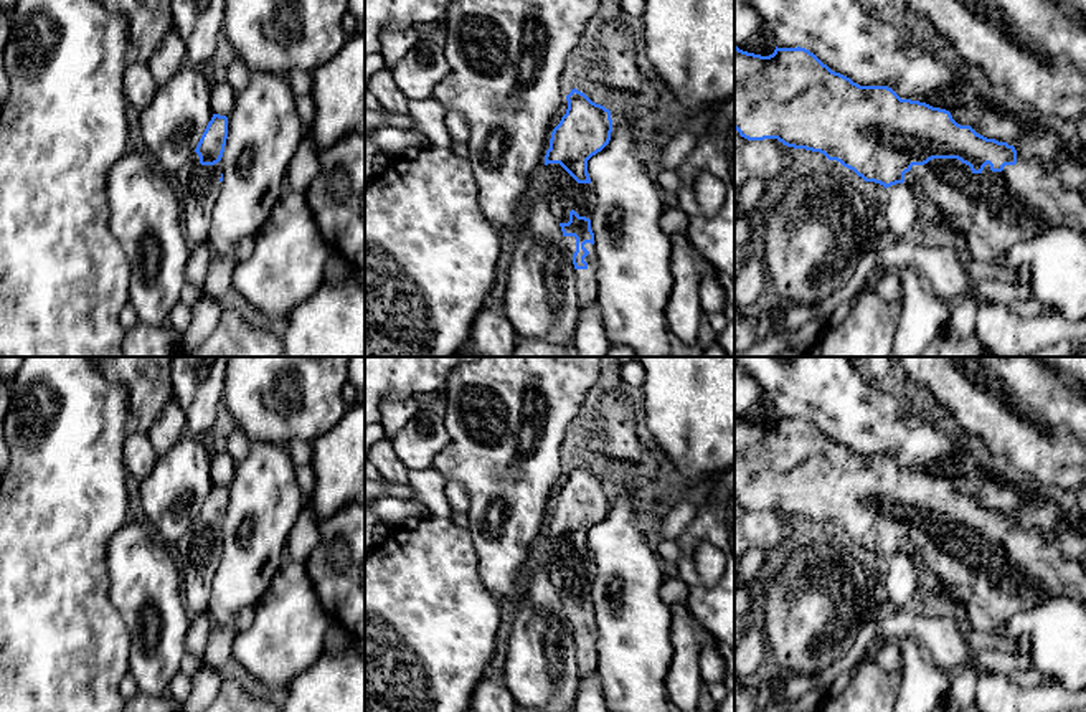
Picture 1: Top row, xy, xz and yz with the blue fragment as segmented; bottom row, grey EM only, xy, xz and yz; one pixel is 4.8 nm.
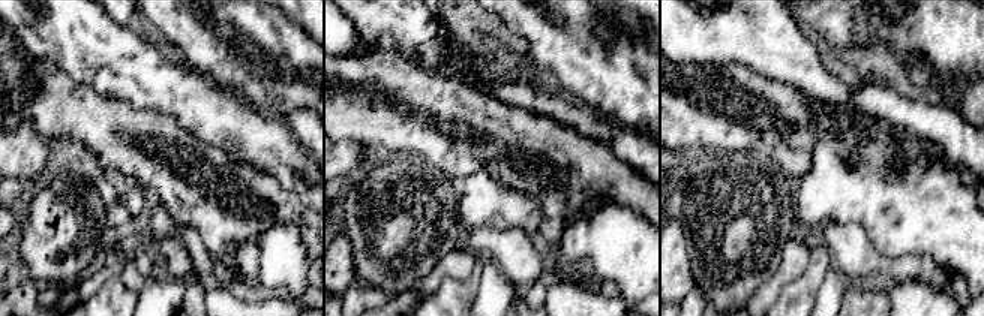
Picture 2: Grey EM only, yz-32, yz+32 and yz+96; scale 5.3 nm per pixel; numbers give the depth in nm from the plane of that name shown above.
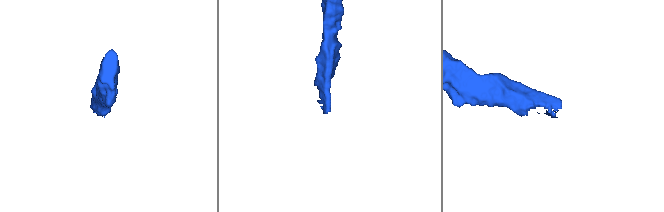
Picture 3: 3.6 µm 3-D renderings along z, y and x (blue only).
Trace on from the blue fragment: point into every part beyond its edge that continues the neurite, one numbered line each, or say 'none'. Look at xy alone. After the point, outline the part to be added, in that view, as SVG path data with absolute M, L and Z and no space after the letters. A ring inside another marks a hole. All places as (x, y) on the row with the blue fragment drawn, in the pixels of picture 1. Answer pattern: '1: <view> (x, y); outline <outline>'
1: xy (197, 185); outline M196 152L172 177L191 249L210 248L211 213L221 190L220 178L221 160L215 165L201 165Z

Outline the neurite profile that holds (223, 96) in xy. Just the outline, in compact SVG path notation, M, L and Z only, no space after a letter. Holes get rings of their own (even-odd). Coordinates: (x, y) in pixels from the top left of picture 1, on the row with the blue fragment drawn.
M223 81L211 86L211 111L213 114L229 116L233 111L236 93L233 88Z

